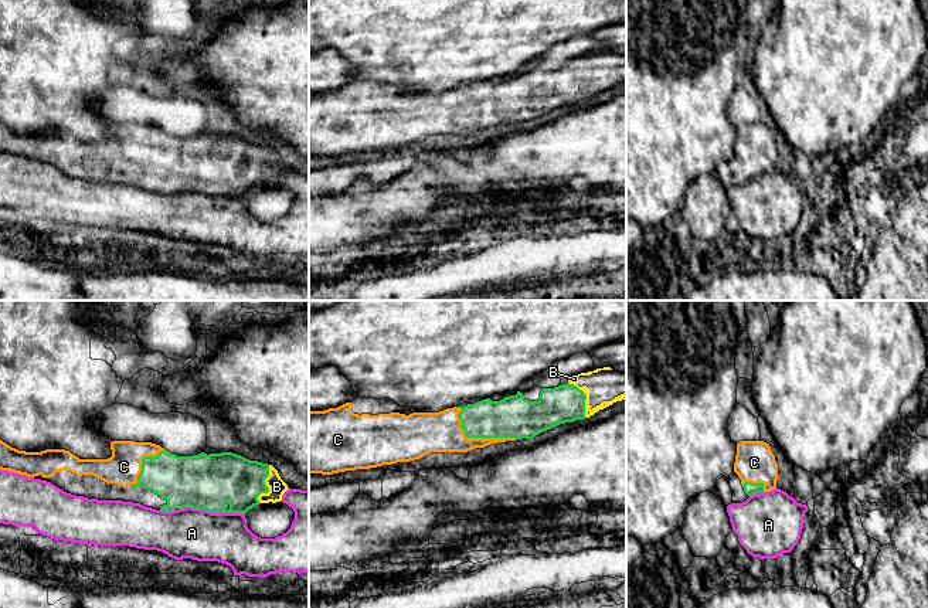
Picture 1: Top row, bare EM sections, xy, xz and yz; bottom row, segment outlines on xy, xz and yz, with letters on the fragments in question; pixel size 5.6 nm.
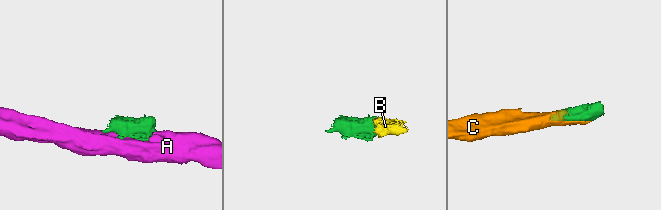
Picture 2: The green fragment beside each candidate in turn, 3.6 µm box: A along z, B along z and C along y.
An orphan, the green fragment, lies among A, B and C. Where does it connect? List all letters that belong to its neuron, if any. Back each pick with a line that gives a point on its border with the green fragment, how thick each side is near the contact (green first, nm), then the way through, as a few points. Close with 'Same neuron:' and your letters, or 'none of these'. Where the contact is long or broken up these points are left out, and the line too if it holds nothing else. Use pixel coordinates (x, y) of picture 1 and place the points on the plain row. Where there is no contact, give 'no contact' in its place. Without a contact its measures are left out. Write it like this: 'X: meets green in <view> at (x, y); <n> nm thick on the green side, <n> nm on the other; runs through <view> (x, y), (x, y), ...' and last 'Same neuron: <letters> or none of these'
B: meets green in xy at (267, 169); 280 nm thick on the green side, 100 nm on the other
C: meets green in xz at (476, 119); 240 nm thick on the green side, 220 nm on the other
Same neuron: B, C

